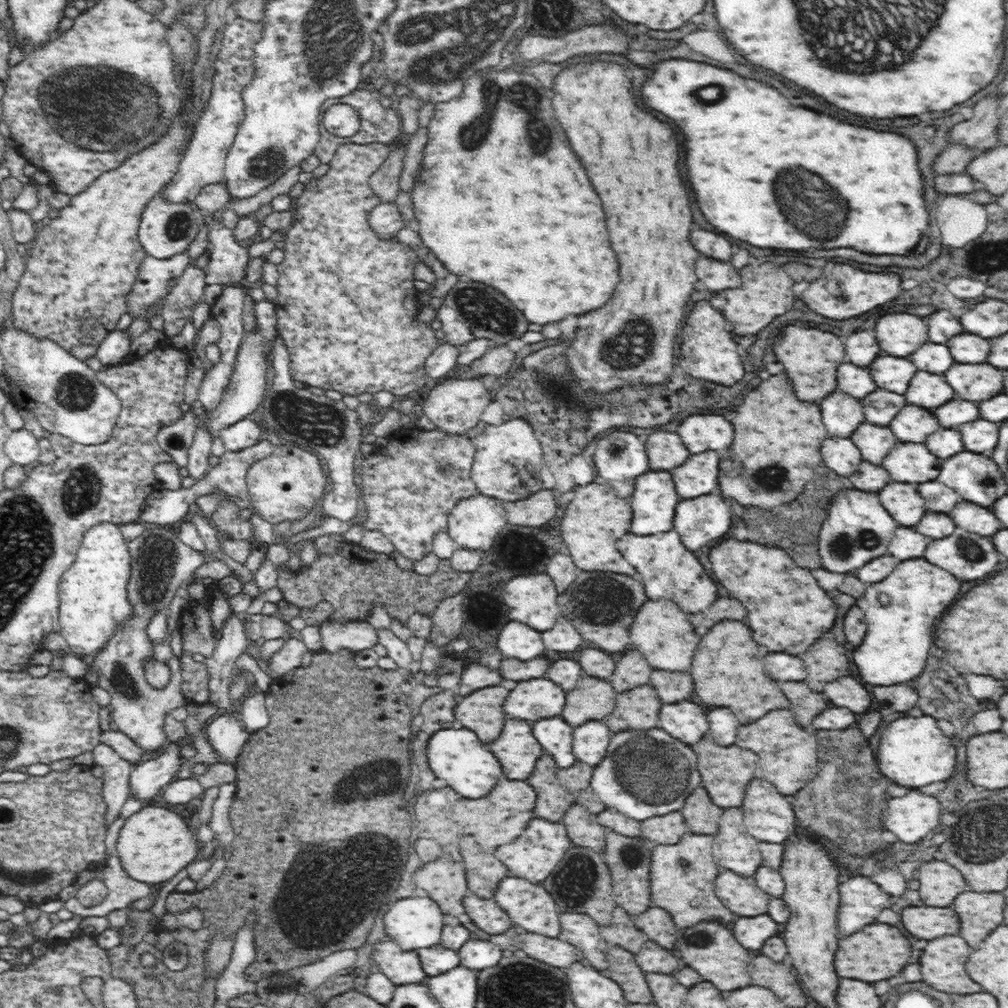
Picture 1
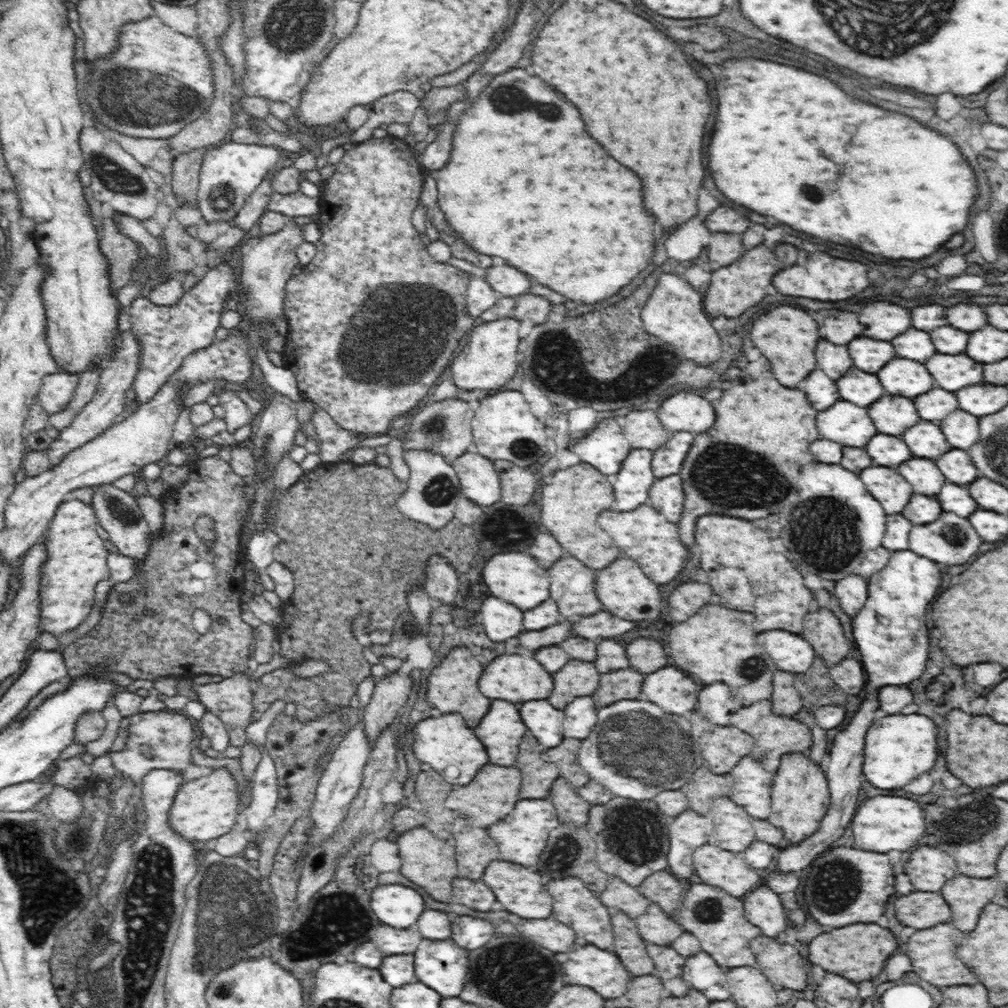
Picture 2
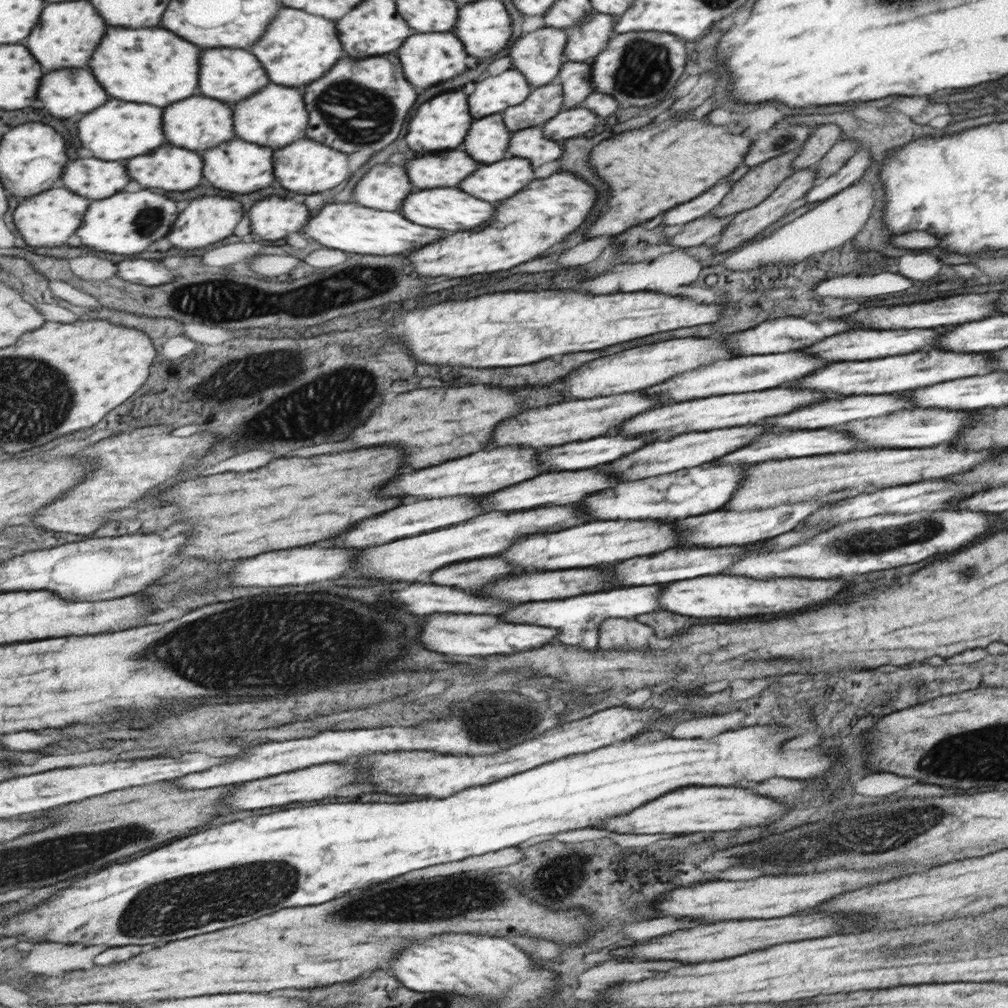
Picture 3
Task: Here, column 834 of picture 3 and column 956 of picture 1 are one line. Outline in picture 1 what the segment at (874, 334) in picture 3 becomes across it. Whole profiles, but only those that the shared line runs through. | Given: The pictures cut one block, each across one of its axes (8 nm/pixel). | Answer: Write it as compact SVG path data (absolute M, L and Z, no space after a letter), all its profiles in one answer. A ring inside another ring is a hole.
M958 334L952 336L946 346L950 348L952 356L956 362L962 364L980 364L986 362L988 354L990 354L990 342L980 338L980 336L972 336L972 334Z

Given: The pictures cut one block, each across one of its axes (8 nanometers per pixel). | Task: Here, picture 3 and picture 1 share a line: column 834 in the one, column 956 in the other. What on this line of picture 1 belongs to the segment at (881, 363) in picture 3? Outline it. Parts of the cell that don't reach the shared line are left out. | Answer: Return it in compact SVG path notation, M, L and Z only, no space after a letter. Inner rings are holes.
M952 364L942 375L960 398L970 402L982 402L1002 392L1004 376L990 364Z

